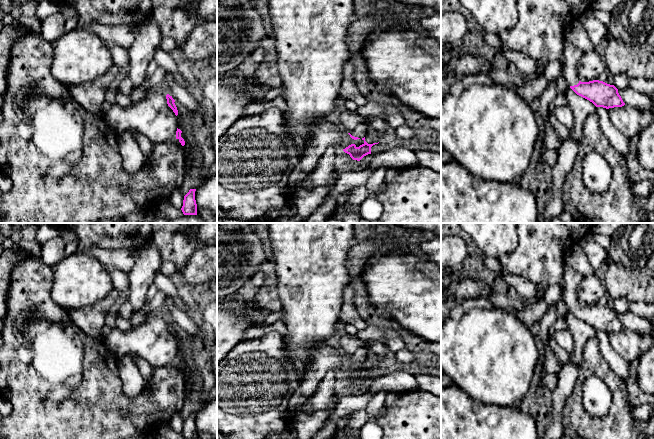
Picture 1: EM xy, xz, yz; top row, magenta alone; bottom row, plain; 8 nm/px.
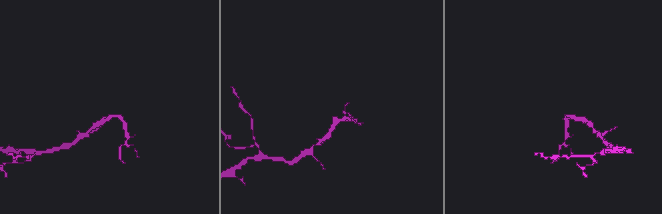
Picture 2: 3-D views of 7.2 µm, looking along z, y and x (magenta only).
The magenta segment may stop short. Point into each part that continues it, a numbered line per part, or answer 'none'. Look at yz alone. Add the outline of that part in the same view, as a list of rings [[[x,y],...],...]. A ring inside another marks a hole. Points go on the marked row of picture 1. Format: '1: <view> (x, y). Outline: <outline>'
1: yz (571, 55). Outline: [[[564,39],[561,57],[561,75],[567,80],[570,86],[577,85],[580,81],[576,73],[576,64],[583,54],[583,51],[581,51],[580,49],[578,49]]]

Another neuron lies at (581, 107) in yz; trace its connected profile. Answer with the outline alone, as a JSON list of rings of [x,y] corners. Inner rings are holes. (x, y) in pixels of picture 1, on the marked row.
[[[571,88],[565,93],[567,104],[571,107],[575,124],[570,130],[570,138],[576,142],[580,142],[583,131],[583,124],[589,114],[596,112],[596,106],[589,100],[577,95]]]

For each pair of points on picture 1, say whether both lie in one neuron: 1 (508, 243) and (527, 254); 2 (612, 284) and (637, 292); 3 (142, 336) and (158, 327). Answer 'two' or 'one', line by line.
1: two
2: one
3: one

